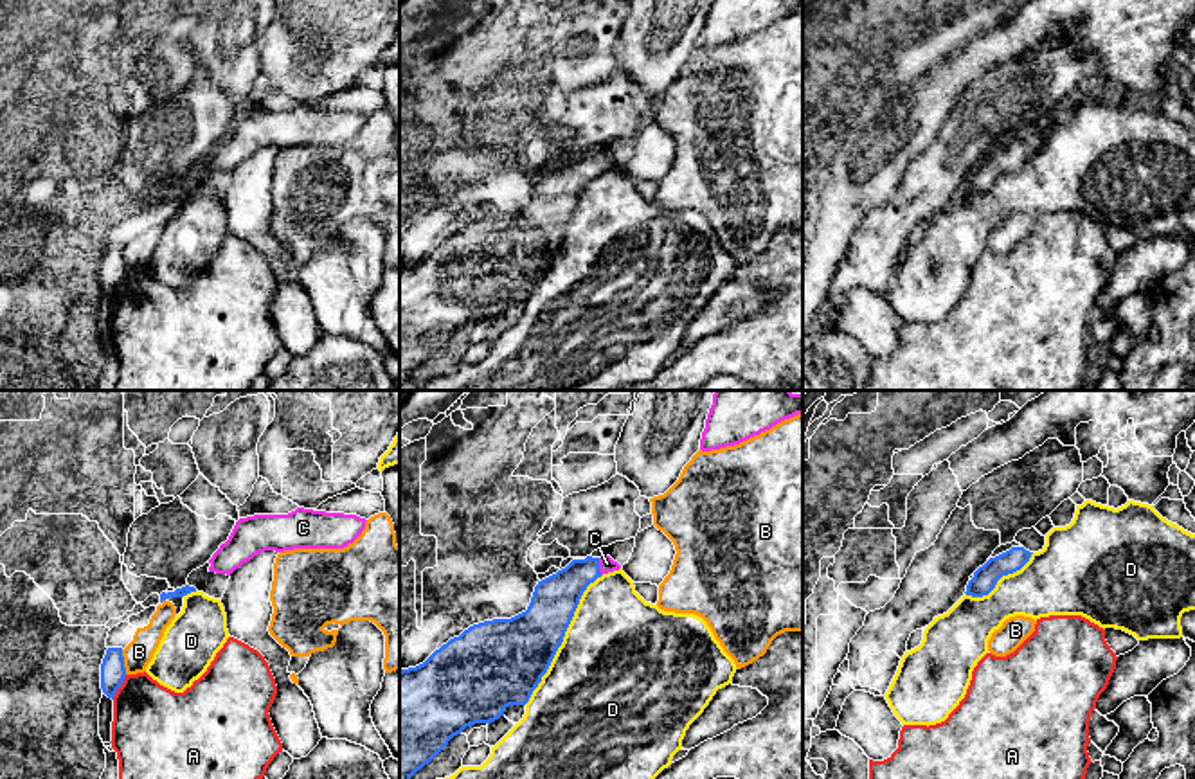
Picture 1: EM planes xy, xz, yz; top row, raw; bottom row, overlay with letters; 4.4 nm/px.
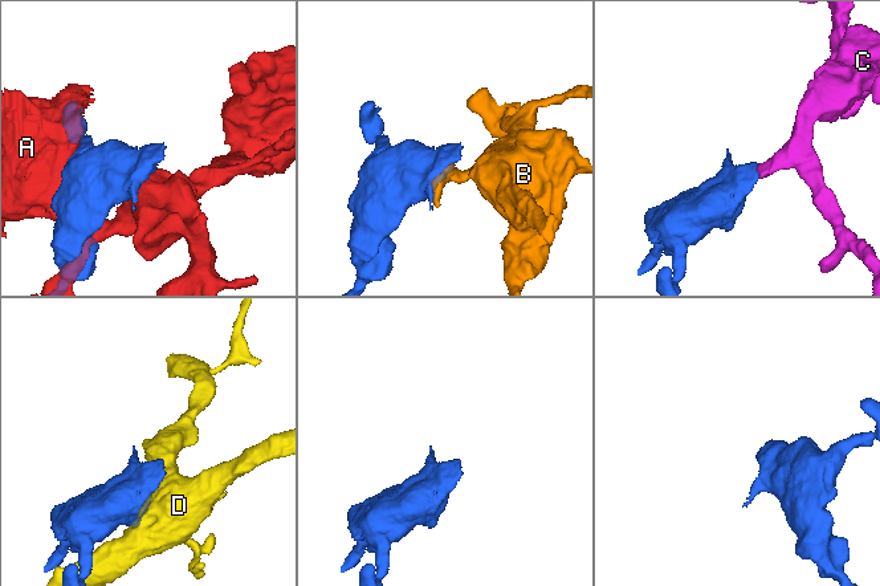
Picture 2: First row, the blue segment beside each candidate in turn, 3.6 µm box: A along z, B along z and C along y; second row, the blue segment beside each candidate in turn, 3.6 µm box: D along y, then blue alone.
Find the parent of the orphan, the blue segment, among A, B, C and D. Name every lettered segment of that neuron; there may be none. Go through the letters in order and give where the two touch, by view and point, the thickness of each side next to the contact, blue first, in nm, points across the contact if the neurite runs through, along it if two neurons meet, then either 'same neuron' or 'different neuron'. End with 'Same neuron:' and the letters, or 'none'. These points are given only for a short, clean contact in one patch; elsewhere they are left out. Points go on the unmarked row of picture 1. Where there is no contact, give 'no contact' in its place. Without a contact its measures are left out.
A: xy (119, 283) | 110/380 nm | different neuron
B: xy (123, 259) | 110/120 nm | different neuron
C: xz (598, 164) | 200/70 nm | across xz (555, 196), (582, 170), (598, 164), (607, 161) | same neuron
D: xz (562, 236) | 340/500 nm | different neuron
Same neuron: C

